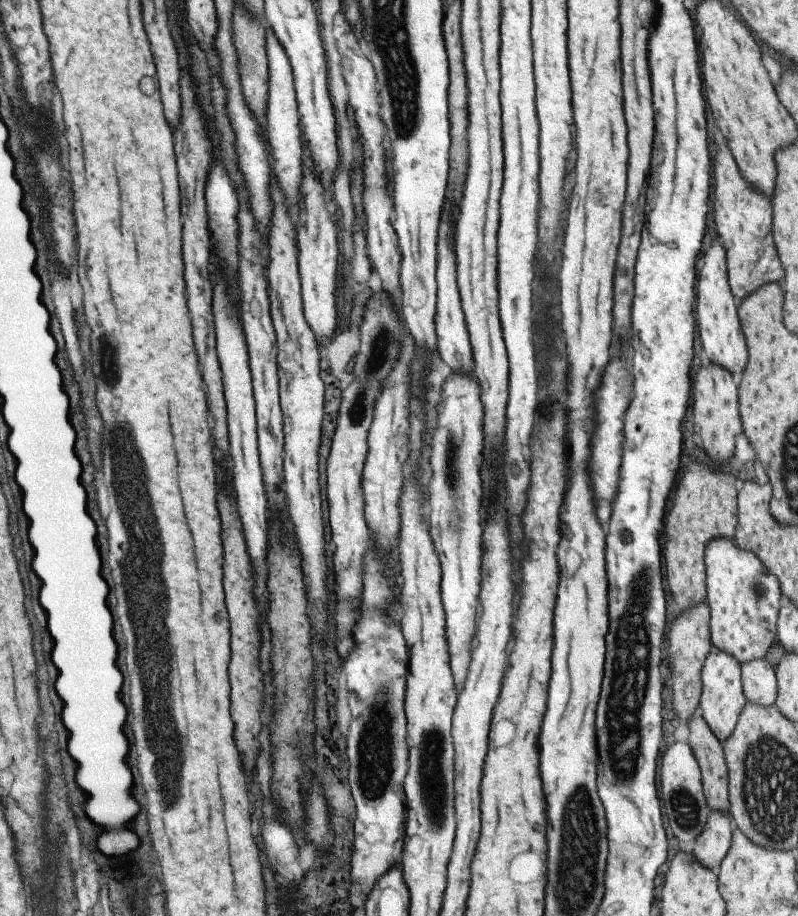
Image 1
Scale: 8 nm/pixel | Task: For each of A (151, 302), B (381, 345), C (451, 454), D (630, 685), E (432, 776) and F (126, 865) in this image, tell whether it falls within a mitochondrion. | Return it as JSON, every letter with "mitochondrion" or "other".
{"A":"other","B":"mitochondrion","C":"mitochondrion","D":"mitochondrion","E":"mitochondrion","F":"other"}

